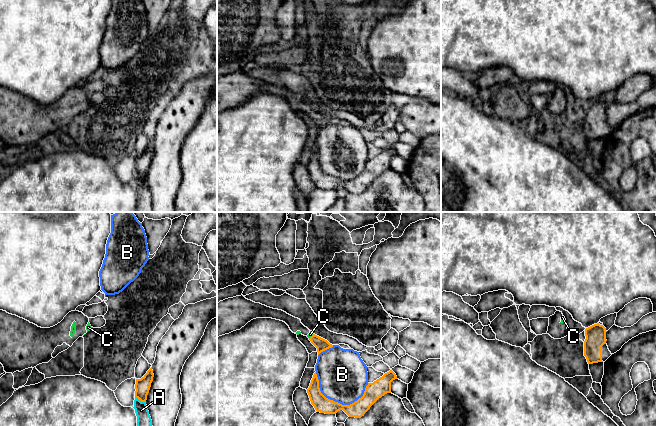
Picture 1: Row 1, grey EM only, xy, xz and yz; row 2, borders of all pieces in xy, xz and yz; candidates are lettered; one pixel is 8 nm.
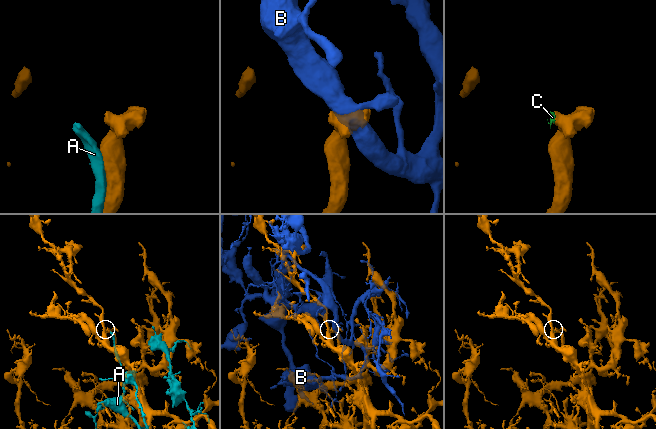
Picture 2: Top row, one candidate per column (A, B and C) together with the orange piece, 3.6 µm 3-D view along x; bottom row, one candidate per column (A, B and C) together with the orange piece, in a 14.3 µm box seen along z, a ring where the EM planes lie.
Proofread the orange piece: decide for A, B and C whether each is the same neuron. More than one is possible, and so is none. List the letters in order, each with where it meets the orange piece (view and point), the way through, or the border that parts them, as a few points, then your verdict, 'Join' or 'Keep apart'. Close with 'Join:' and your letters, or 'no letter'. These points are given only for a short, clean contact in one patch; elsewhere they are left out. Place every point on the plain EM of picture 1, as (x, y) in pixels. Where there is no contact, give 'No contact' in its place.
A: Touches orange at xy (140, 176). Keep apart
B: Touches orange at xz (337, 178). Keep apart
C: Touches orange at xz (311, 112). Path across: xz (321, 120), (311, 112), (310, 110). Join
Join: C

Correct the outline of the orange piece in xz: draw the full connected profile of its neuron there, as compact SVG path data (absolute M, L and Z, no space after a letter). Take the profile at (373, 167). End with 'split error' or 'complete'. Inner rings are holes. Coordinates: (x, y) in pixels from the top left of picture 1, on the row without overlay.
M390 146L373 159L368 159L363 172L357 177L350 181L342 181L326 174L321 169L319 156L315 148L307 169L317 188L336 190L338 187L343 186L349 193L361 194L379 174L391 169L391 158L395 155L397 155L396 150Z; complete

